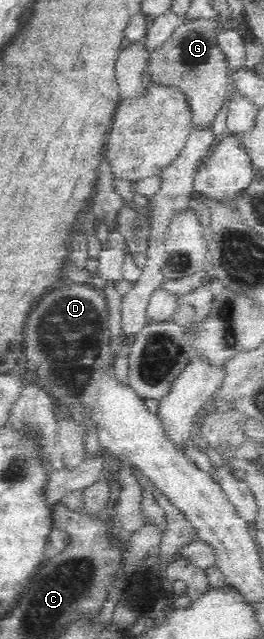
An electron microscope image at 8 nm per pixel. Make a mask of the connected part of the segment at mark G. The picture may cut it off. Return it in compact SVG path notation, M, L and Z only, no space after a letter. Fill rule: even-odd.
M210 19L181 22L172 35L148 57L146 72L153 83L177 85L186 95L193 115L193 129L198 125L212 125L222 109L230 88L230 66L226 54L218 45L222 25Z

